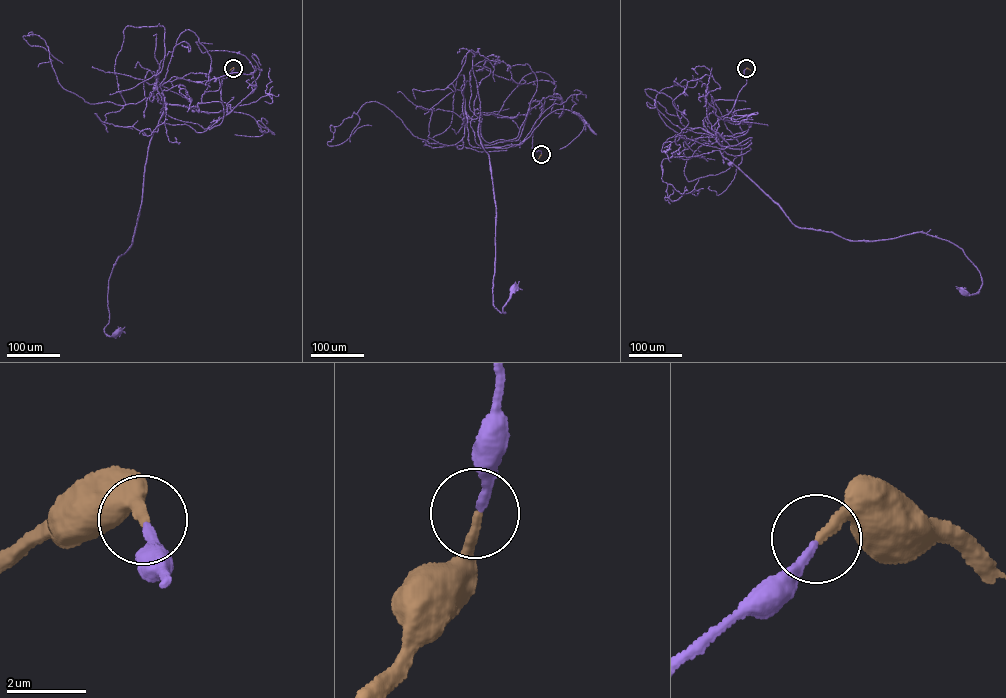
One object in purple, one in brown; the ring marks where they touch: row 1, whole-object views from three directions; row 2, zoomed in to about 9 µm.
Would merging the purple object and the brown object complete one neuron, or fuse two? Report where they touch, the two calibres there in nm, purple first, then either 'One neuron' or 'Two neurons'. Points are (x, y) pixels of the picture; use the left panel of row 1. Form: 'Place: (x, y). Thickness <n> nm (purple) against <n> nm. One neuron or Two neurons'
Place: (233, 68). Thickness 220 nm (purple) against 240 nm. One neuron

